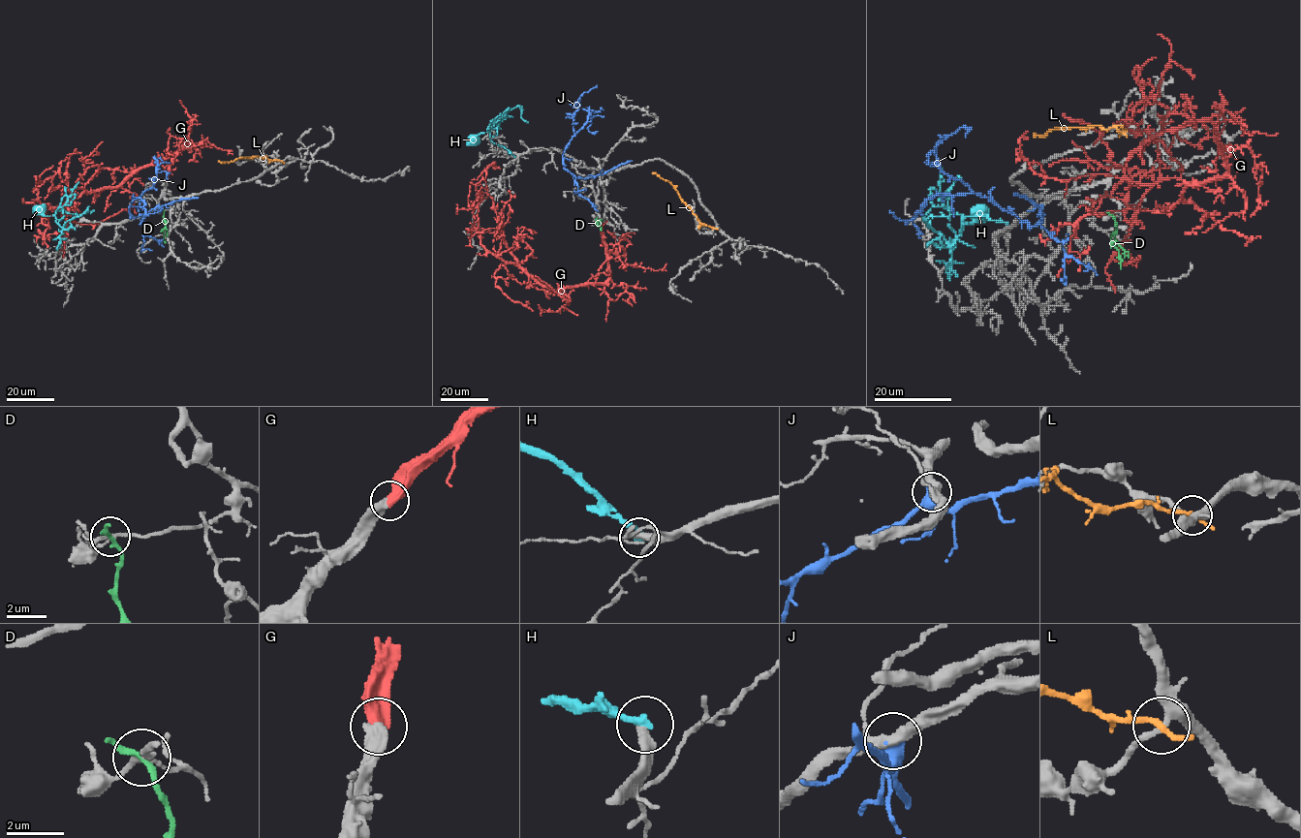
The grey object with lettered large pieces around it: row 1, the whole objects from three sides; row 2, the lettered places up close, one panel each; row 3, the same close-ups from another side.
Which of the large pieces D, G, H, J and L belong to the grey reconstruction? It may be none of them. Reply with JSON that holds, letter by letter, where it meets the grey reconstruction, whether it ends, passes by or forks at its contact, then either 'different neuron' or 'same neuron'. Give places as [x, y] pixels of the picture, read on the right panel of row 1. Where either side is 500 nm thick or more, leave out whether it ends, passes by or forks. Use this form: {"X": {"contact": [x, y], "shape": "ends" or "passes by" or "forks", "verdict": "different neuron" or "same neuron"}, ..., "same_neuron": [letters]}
{"D": {"contact": [1112, 215], "shape": "passes by", "verdict": "different neuron"}, "G": {"contact": [1128, 158], "verdict": "same neuron"}, "H": {"contact": [1006, 224], "shape": "ends", "verdict": "different neuron"}, "J": {"contact": [1040, 205], "shape": "passes by", "verdict": "same neuron"}, "L": {"contact": [1125, 134], "shape": "passes by", "verdict": "different neuron"}, "same_neuron": ["G", "J"]}

